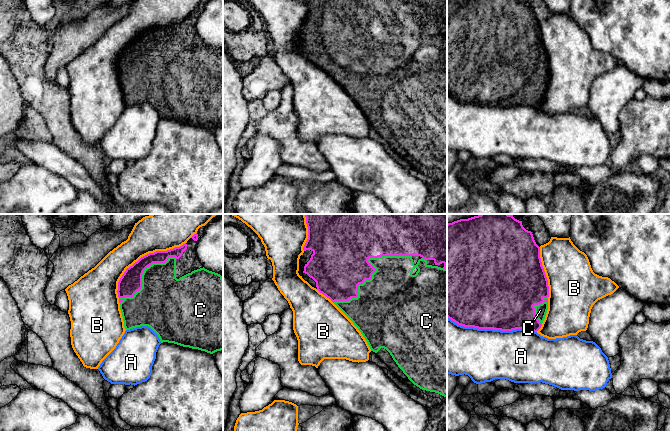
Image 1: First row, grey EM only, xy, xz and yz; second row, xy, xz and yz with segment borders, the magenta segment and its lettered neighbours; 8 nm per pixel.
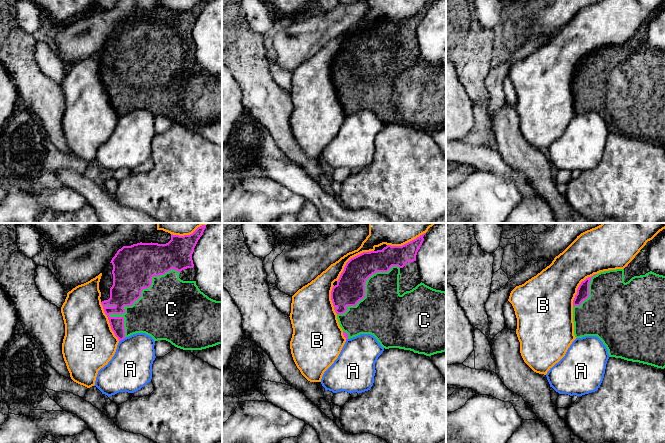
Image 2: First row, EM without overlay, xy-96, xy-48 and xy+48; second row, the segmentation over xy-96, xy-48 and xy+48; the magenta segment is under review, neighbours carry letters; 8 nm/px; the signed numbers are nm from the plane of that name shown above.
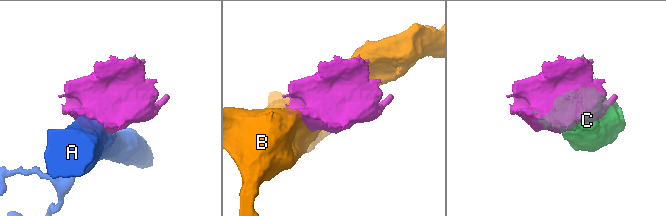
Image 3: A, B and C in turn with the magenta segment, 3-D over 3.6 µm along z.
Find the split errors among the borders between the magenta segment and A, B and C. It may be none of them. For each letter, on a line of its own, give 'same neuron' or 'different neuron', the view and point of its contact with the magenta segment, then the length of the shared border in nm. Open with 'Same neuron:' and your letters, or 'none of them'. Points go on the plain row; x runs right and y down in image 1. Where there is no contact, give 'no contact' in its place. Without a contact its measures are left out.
Same neuron: C
A: different neuron; contact yz (492, 104); length 750 nm
B: different neuron; contact xy (143, 32); length 700 nm
C: same neuron; contact xz (375, 46); length 750 nm

